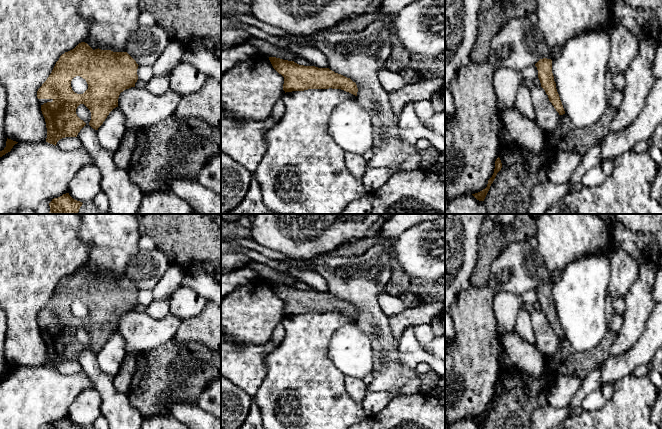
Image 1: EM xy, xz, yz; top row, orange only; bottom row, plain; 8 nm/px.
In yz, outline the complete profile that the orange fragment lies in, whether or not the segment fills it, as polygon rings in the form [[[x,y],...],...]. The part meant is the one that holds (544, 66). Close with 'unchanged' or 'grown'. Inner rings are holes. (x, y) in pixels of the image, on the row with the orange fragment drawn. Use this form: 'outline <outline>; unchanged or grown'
outline [[[547,58],[540,59],[535,66],[538,70],[538,78],[540,80],[541,87],[548,95],[549,101],[552,103],[559,115],[565,114],[552,73],[552,60]]]; unchanged

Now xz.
outline [[[269,57],[273,68],[284,77],[283,90],[286,92],[308,89],[341,89],[357,96],[355,82],[329,68],[304,66],[294,61]]]; unchanged

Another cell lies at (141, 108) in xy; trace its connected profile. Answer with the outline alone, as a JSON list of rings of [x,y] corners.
[[[131,87],[120,93],[118,107],[125,115],[126,129],[138,130],[172,116],[181,98],[171,89],[155,95],[147,89]]]

